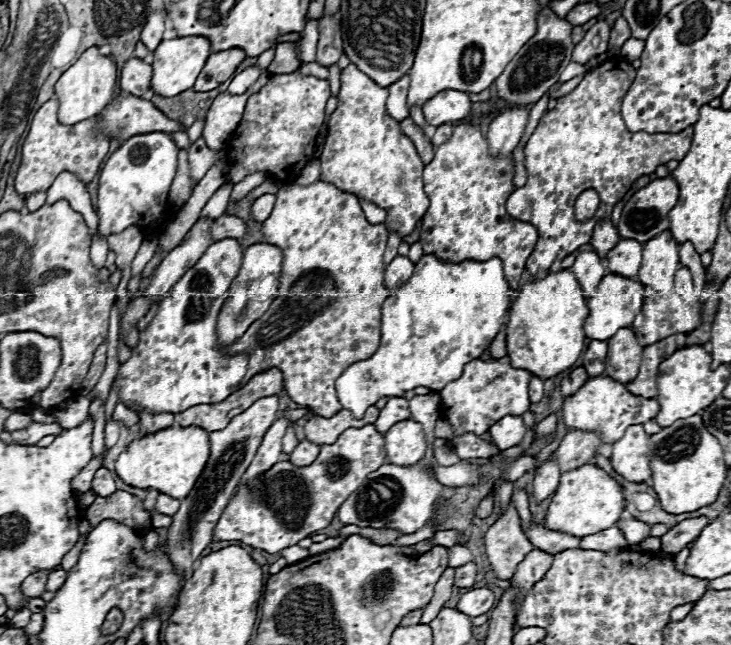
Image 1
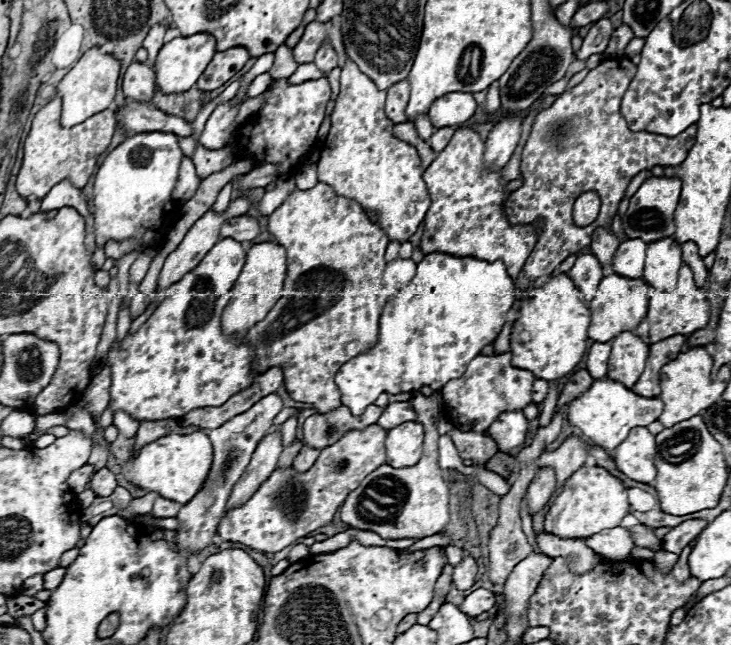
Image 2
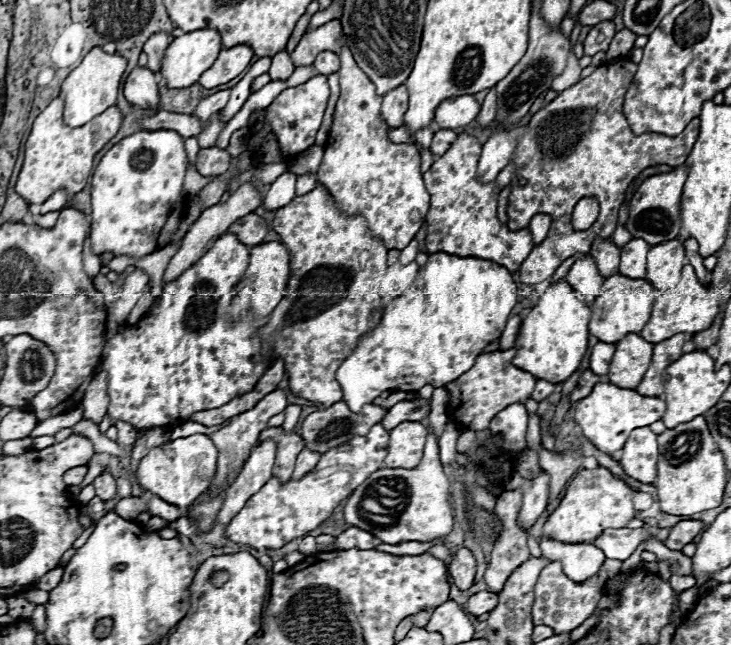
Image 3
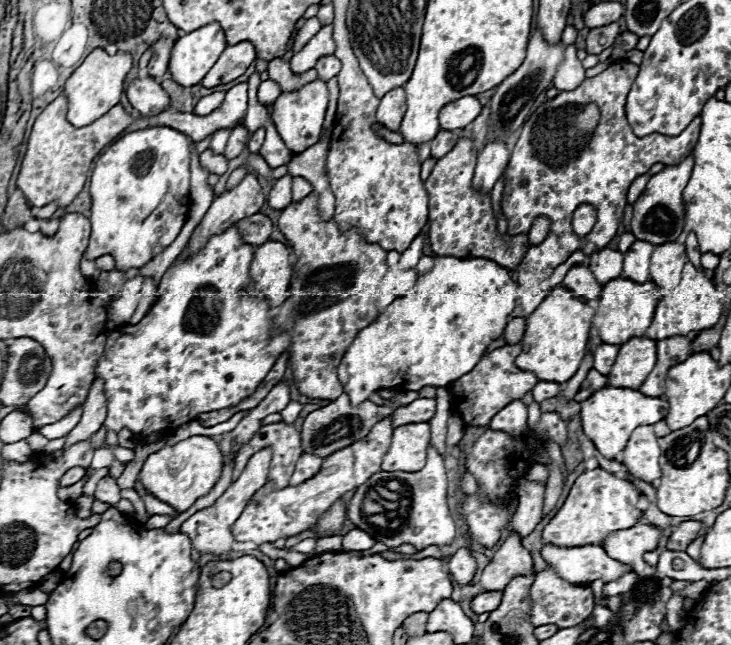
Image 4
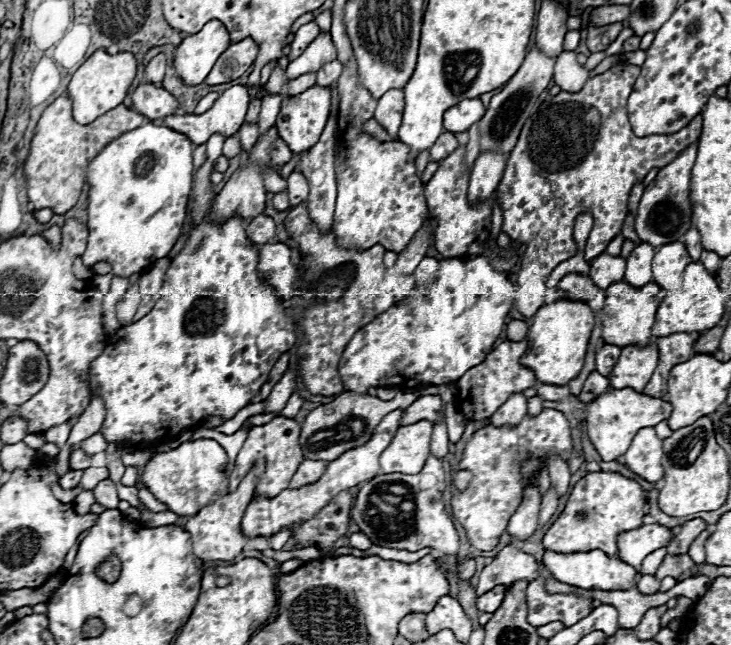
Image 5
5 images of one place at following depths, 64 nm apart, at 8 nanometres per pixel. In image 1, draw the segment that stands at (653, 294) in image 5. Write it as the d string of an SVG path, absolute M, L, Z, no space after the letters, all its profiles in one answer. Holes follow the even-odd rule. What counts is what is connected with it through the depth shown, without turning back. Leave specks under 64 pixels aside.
M608 274L602 278L600 286L596 288L596 292L588 298L588 308L590 308L590 316L586 318L584 324L584 332L590 340L610 340L620 328L630 328L636 314L640 314L642 306L644 306L644 286L640 282L634 282L630 278L618 276L618 274Z

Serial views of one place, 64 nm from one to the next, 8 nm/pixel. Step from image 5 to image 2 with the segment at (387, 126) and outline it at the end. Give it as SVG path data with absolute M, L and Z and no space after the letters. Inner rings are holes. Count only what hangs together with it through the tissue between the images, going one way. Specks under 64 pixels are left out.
M406 80L394 84L390 90L388 90L388 98L386 98L386 116L394 122L394 124L400 124L400 122L406 122L406 104L408 104L408 96L410 96L410 84Z

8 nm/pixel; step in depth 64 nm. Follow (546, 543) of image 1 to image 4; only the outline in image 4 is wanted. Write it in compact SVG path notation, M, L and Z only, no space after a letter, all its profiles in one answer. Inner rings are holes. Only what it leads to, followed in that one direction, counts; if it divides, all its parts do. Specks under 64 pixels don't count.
M544 544L542 558L556 570L556 574L560 574L560 578L582 586L596 580L608 584L630 572L622 562L610 558L602 546L560 548Z

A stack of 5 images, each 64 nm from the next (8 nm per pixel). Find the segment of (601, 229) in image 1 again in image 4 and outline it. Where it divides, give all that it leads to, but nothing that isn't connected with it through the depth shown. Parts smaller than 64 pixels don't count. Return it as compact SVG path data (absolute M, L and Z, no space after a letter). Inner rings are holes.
M602 248L590 256L588 266L590 266L594 278L604 286L604 282L608 282L608 278L620 278L622 262L624 262L624 256L618 250Z

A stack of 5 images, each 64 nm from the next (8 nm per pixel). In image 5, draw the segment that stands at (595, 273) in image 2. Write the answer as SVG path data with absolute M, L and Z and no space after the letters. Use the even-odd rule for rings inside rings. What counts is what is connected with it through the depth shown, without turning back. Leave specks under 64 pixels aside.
M568 274L566 278L560 280L556 288L550 288L546 292L546 302L556 302L556 300L574 300L574 302L588 302L596 296L598 288L590 280L590 276L580 276L580 274Z

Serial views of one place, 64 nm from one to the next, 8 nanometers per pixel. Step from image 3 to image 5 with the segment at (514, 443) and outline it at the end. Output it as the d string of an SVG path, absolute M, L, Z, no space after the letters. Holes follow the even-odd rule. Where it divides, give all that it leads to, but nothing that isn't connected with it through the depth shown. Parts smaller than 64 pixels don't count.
M522 392L510 394L508 402L504 402L504 406L500 406L496 410L496 414L492 414L490 422L496 426L504 426L504 424L520 424L520 420L526 414L526 396Z

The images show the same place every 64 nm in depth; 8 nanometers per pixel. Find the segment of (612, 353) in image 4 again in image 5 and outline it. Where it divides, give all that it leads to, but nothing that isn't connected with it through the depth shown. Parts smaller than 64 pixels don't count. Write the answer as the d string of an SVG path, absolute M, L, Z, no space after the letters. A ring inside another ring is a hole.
M606 344L604 348L600 348L596 352L596 372L608 376L616 364L616 358L620 356L620 346L612 346L612 344Z

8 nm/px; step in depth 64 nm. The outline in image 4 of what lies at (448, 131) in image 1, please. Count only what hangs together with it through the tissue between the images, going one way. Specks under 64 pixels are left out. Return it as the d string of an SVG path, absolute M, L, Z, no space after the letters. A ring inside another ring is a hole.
M440 130L440 134L430 142L432 146L432 158L442 158L444 154L448 154L448 150L452 150L452 146L456 146L458 136L448 132L448 130Z

